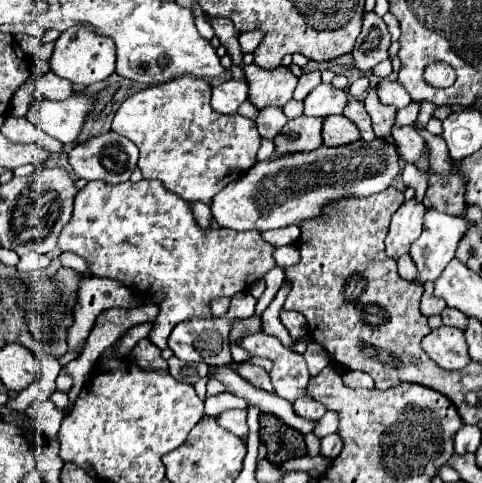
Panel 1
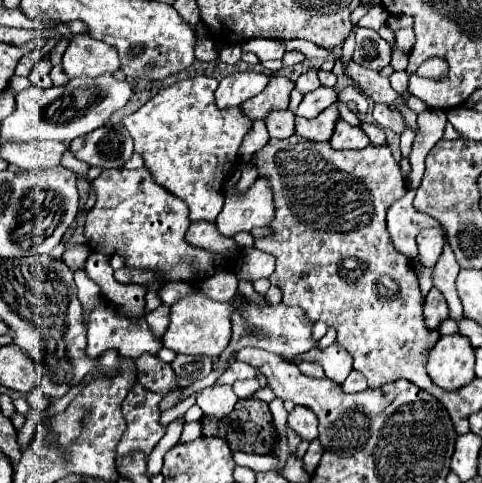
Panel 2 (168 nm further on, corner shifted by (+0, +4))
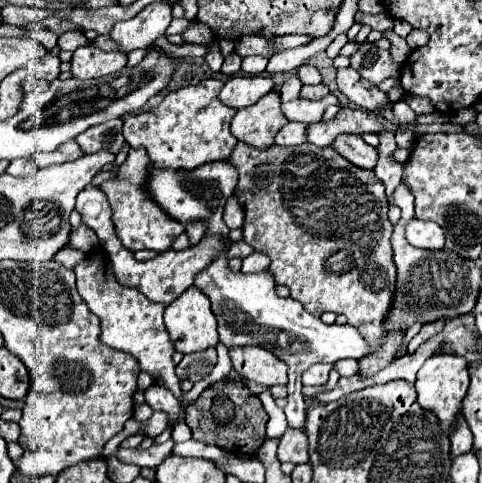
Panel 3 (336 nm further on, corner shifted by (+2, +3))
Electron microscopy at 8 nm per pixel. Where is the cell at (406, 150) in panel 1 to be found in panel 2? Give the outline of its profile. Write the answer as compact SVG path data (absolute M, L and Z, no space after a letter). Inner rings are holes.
M374 105L374 119L382 129L390 129L398 135L402 135L402 131L406 127L402 115L396 109L390 109L388 105Z

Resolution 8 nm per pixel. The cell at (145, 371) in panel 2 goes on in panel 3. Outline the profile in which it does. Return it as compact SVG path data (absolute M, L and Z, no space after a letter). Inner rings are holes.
M152 384L144 392L144 396L146 396L146 404L152 410L162 410L162 412L166 412L170 416L170 424L168 426L176 426L180 422L180 402L170 390Z

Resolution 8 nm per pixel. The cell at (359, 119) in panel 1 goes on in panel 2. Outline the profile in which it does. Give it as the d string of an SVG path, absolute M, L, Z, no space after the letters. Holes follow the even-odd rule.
M360 121L360 127L362 127L362 131L366 131L366 135L370 137L370 141L372 141L374 145L382 145L382 143L386 143L386 135L384 135L384 131L382 131L378 125Z

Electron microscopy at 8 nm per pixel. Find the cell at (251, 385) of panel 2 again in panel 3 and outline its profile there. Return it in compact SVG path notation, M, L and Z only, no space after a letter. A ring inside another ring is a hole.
M264 390L264 392L260 394L260 402L264 404L264 408L266 408L268 416L270 416L270 420L268 420L268 430L266 430L266 440L280 438L280 436L286 432L286 428L288 428L284 410L276 406L276 402L274 402L274 398L272 398L272 394L270 394L270 390Z

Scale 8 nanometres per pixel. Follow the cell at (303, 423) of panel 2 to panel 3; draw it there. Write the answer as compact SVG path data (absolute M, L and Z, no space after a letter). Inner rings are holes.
M288 428L278 444L278 460L292 464L308 462L308 438L302 430Z

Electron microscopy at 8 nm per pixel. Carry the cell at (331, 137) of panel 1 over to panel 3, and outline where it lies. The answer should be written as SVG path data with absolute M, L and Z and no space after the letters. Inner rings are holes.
M338 136L338 140L334 140L334 150L338 150L348 162L352 162L358 168L374 170L374 164L378 162L376 148L368 146L360 136Z

